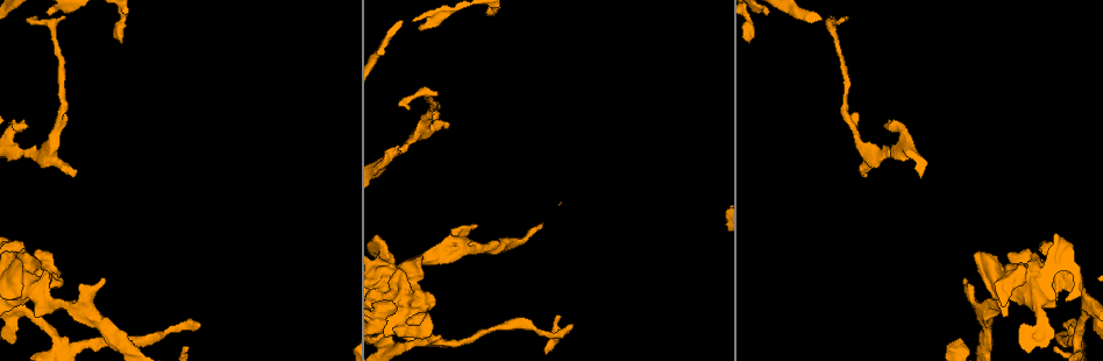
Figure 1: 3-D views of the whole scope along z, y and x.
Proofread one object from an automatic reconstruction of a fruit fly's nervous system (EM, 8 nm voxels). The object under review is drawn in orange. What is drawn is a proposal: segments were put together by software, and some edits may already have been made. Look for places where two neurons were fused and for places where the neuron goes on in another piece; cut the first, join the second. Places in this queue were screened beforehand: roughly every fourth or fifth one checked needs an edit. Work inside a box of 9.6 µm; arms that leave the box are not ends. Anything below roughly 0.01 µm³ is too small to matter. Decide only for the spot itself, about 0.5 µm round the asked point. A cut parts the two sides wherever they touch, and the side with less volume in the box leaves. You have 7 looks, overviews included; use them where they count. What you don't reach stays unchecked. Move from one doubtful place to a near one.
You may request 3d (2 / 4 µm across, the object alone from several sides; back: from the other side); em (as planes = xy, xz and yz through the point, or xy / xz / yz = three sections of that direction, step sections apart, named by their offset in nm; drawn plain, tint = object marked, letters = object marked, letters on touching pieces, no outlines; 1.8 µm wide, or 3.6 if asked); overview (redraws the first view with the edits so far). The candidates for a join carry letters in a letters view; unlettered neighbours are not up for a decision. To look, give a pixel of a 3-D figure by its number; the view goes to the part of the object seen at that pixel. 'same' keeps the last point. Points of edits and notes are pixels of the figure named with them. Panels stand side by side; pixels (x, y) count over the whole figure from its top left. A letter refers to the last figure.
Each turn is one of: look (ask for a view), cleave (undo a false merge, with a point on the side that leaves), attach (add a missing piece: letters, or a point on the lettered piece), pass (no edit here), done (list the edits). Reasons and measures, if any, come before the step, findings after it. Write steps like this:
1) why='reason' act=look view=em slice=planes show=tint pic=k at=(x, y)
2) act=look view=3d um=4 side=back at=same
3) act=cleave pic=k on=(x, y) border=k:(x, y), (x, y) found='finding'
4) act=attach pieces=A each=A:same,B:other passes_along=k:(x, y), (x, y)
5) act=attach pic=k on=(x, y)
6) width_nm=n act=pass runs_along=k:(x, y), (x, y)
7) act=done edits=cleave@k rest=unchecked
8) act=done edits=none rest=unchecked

why='three arms meet' act=look view=3d um=4 pic=1 at=(432, 339)

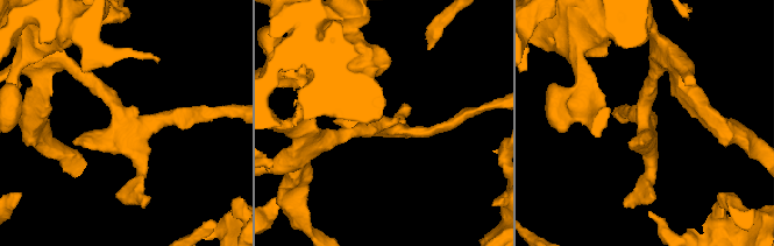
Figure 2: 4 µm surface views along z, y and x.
act=look view=em slice=xy step=8 show=tint pic=2 at=(120, 116)

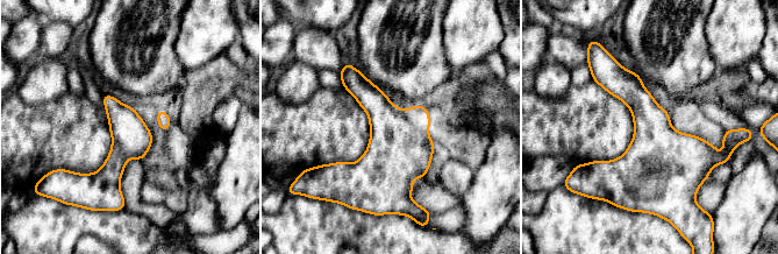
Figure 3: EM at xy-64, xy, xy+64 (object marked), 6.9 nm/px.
why='cut it another way' act=look view=em slice=planes show=letters at=same

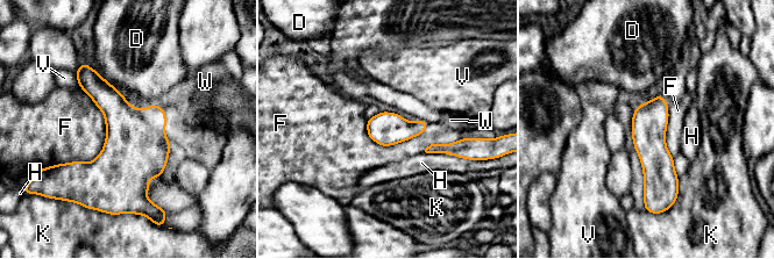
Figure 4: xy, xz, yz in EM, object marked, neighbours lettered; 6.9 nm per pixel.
width_nm=240 act=pass each=D:other,F:other,H:other,K:other,V:other,W:other runs_along=4:(659, 98), (654, 113), (654, 199) found='one neuron here'

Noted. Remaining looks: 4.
why='sharp bend' act=look view=em um=3.6 slice=planes show=tint pic=1 at=(397, 289)

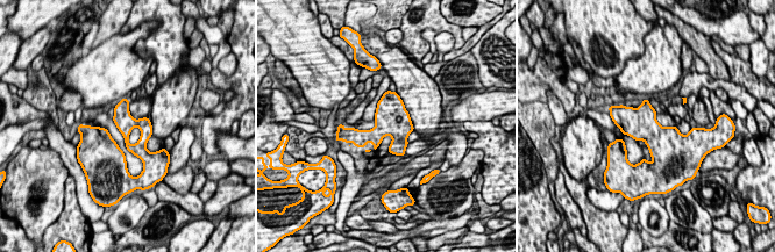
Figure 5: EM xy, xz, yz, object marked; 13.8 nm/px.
why='what lies round it' act=look view=em um=3.6 slice=planes show=letters at=same

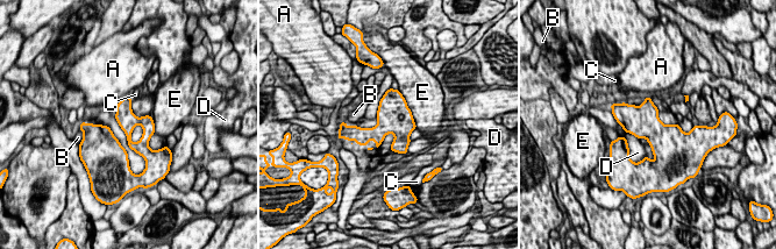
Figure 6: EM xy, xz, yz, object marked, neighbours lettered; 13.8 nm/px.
width_nm=280 act=pass each=A:other,B:other,C:other,D:other,E:other runs_along=6:(126, 99), (126, 111), (146, 127), (146, 149) found='continuous, no second neuron'

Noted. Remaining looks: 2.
why='free end' act=look view=em slice=planes show=letters pic=1 at=(884, 123)

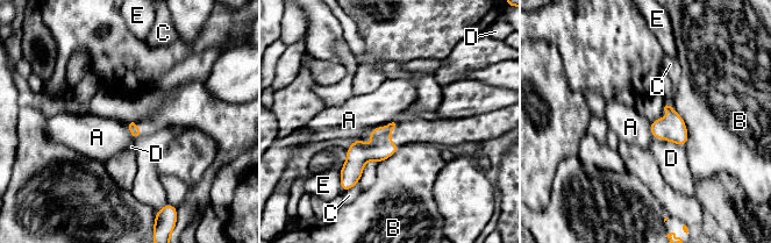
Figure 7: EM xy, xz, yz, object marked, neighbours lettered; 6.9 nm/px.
act=pass each=A:other,B:other,C:other,D:other,E:other border=7:(650, 123), (650, 135), (652, 137) found='none of them fits'

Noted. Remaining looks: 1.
act=done edits=none rest=unchecked

